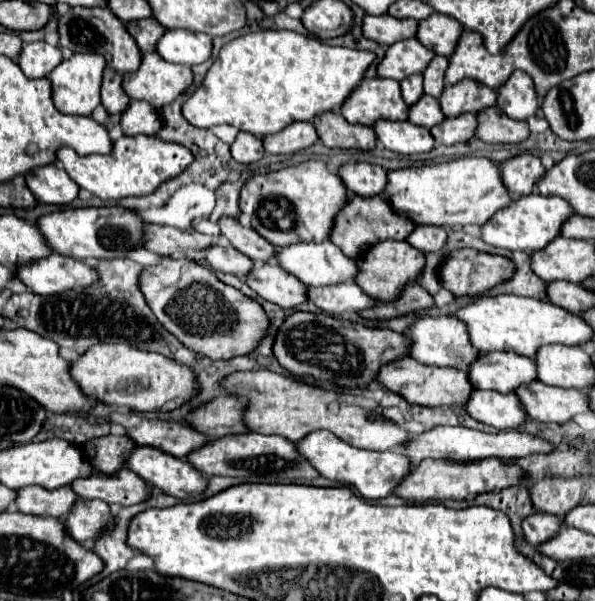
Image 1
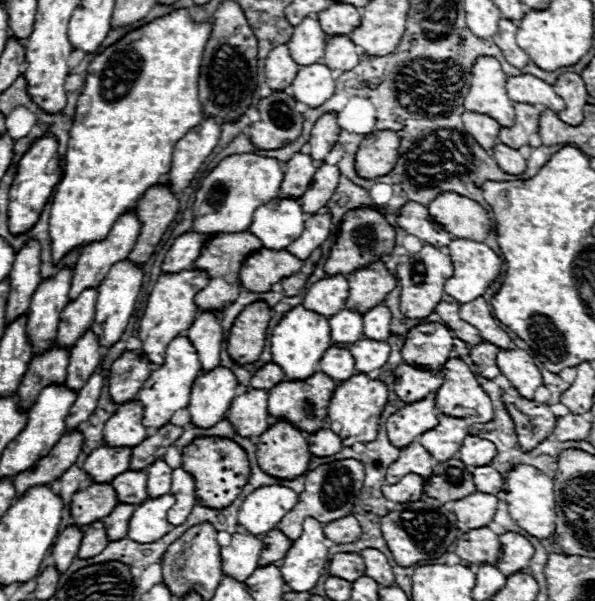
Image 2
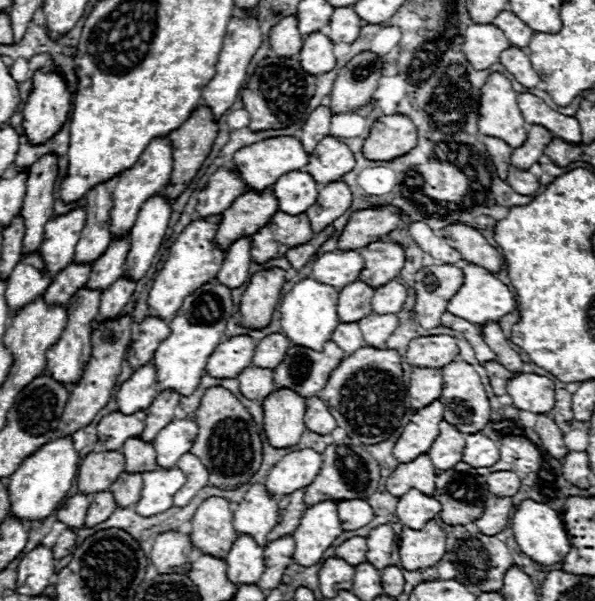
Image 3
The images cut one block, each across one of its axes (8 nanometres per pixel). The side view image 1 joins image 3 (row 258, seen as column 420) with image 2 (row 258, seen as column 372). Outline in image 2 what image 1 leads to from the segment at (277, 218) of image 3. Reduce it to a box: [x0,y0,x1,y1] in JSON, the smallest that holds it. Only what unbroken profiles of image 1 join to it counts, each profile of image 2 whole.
[239,248,302,292]

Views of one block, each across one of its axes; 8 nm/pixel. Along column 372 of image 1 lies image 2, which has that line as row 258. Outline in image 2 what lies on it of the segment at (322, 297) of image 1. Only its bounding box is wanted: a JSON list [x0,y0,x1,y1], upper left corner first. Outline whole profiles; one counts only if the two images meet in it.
[288,214,332,260]

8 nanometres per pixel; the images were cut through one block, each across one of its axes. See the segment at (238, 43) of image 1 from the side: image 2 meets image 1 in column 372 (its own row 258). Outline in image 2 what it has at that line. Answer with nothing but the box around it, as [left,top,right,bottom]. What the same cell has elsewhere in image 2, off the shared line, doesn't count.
[49,8,212,262]

